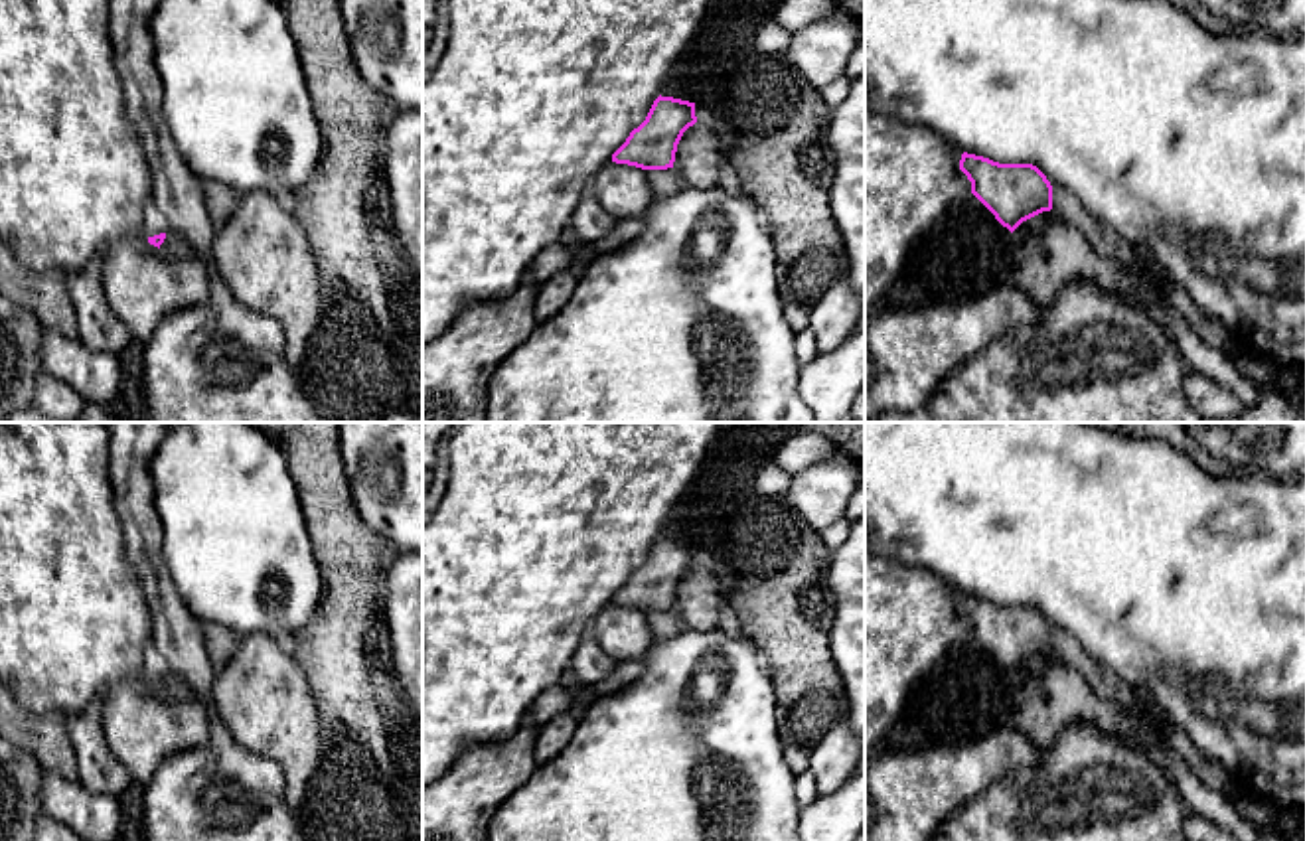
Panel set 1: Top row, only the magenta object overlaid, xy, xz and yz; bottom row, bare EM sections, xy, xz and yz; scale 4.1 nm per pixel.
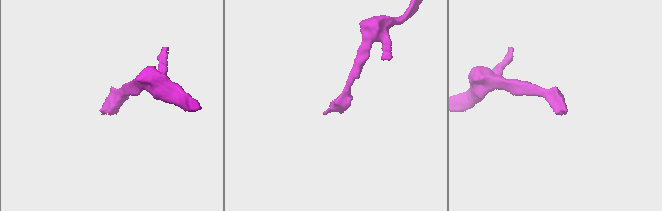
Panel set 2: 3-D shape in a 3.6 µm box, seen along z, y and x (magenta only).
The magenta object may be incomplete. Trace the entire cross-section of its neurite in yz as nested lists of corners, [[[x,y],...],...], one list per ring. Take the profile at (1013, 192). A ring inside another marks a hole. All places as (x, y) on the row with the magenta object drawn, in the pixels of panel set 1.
[[[963,152],[960,170],[971,182],[971,193],[1011,233],[1023,221],[1052,209],[1052,186],[1033,164],[999,164]]]

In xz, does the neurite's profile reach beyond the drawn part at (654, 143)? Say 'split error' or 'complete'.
split error

